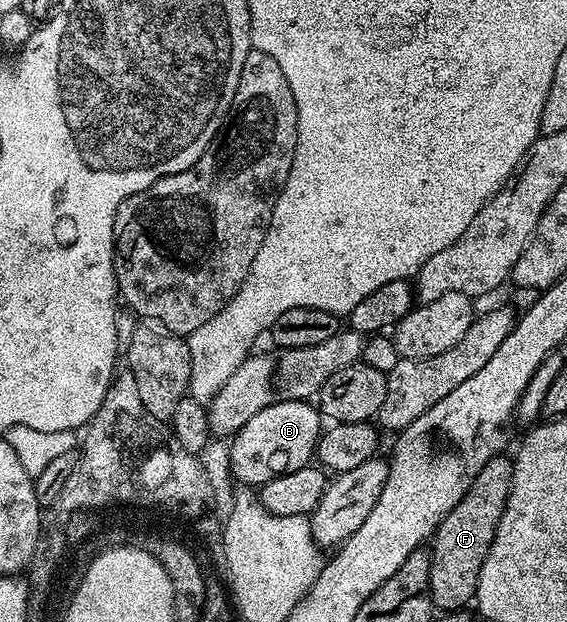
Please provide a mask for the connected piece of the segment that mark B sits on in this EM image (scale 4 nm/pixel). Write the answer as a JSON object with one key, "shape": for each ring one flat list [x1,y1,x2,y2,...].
{"shape":[[309,400,271,403,264,411,256,411,229,442,230,469,235,479,246,487,261,487,280,475,300,471,311,464,318,448,318,434,323,428,323,418]]}

